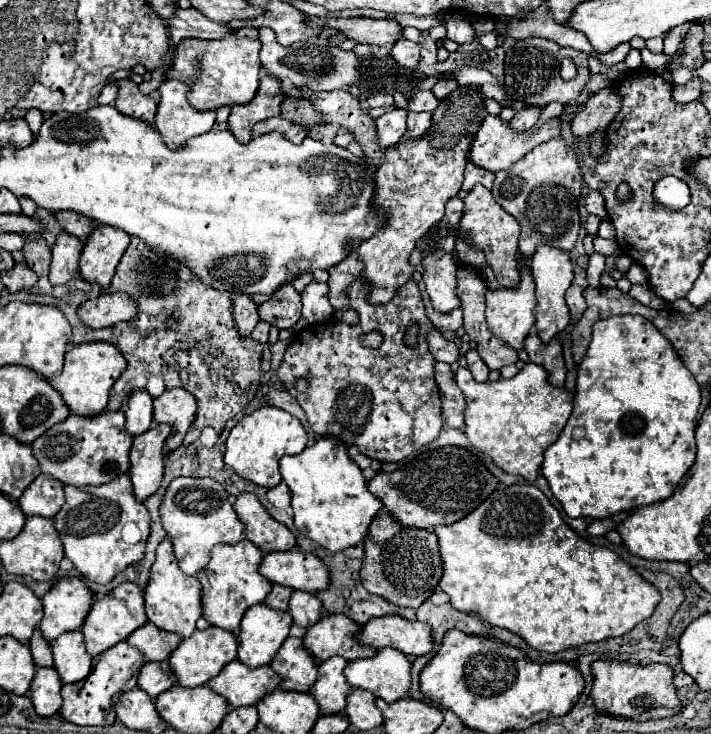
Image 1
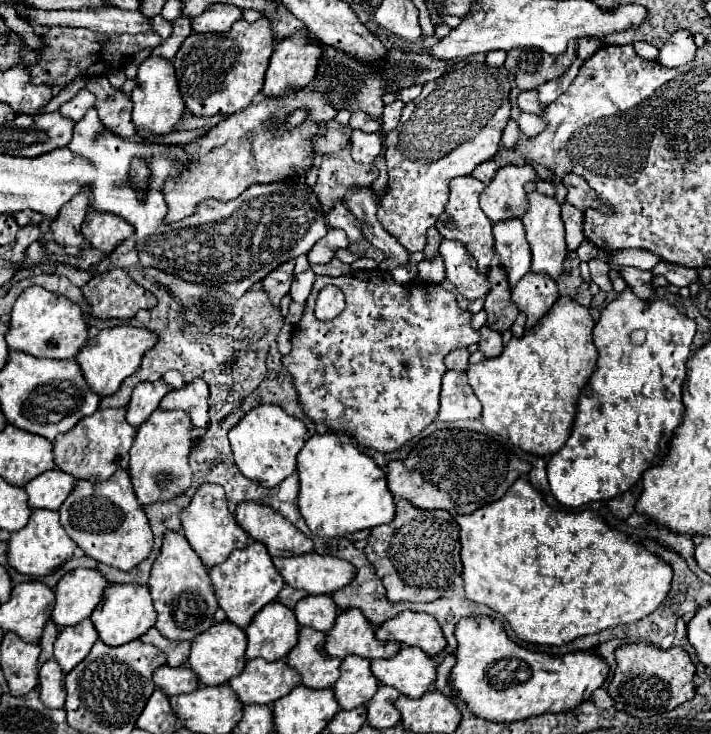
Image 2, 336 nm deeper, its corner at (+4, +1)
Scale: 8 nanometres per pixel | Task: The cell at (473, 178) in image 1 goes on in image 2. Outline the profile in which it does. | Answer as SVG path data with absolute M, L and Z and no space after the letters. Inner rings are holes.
M487 160L487 162L483 162L481 166L477 166L477 168L473 170L473 176L475 176L477 180L481 180L483 184L487 184L487 182L493 178L495 170L497 170L495 160Z

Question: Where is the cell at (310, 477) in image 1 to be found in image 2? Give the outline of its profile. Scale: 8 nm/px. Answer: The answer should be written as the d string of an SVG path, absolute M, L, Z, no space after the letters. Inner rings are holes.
M321 432L311 436L303 450L297 454L297 474L299 474L299 496L297 506L301 516L305 518L309 530L315 536L321 538L337 538L347 536L357 530L369 530L381 524L387 524L395 516L395 502L387 488L385 472L363 452L357 450L357 446L349 440L343 440L335 432Z

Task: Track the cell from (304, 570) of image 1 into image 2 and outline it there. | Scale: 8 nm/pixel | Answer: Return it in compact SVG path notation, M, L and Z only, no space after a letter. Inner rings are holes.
M307 552L291 558L273 558L275 568L283 576L285 584L313 594L333 594L347 586L355 576L355 566L335 556L321 556Z

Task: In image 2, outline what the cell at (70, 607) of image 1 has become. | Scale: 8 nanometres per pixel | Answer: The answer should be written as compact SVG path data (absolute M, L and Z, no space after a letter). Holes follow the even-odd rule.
M77 568L67 572L57 584L51 620L59 628L67 628L89 618L99 604L105 586L107 580L97 570Z

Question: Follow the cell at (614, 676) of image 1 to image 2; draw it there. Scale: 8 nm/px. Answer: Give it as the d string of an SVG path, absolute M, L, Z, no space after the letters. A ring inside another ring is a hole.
M627 644L615 650L617 670L609 684L609 694L615 700L615 708L635 718L649 718L661 712L669 712L687 702L695 694L693 676L695 666L681 648L659 650L651 644Z

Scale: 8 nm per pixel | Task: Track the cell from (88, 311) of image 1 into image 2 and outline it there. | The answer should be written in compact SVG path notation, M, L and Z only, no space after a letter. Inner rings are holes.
M125 270L93 274L81 288L93 318L133 318L139 310L149 310L157 298L135 284Z

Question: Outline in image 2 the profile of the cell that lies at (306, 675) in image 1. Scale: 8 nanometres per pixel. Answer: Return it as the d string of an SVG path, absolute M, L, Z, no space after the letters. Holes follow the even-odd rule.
M313 628L299 630L299 642L285 658L287 666L299 670L301 684L309 688L331 688L339 678L339 658L323 652L325 634Z

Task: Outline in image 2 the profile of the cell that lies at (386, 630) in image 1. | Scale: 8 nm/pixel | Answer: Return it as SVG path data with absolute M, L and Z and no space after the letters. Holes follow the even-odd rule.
M405 610L395 618L383 622L375 634L377 634L377 640L381 642L417 646L429 656L439 654L447 646L437 620L433 620L433 616L425 612L421 614L421 612Z

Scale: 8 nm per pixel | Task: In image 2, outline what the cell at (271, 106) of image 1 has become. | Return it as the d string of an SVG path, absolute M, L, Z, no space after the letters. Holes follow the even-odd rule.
M295 34L281 40L271 56L261 92L265 98L275 98L303 90L315 78L319 58L321 50L311 46L311 36L307 34Z

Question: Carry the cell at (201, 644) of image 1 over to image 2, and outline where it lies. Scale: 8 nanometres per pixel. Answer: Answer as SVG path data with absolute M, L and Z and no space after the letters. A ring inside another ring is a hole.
M225 620L219 624L213 624L209 630L199 634L191 642L191 652L189 652L189 666L191 670L199 676L199 682L205 686L219 686L229 682L233 676L241 674L245 666L245 648L247 648L247 638L245 632L235 626L233 622Z

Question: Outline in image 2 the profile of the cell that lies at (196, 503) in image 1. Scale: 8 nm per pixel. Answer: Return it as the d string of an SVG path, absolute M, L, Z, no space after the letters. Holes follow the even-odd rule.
M205 484L205 486L197 488L197 492L191 498L189 506L185 506L185 510L181 510L183 534L185 534L185 538L189 540L191 548L199 554L201 562L207 568L225 562L227 556L235 548L245 548L249 544L247 532L237 524L235 516L227 510L227 506L229 506L229 502L225 500L223 488L217 486L217 484Z

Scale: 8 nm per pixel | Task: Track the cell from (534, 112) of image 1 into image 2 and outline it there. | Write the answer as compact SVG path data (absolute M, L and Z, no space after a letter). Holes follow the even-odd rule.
M577 58L577 60L569 66L569 72L565 72L561 78L551 80L551 82L547 82L545 86L539 86L539 88L537 88L539 102L541 102L543 106L549 106L551 102L555 102L555 100L569 88L569 84L575 80L575 76L577 76L581 64L583 64L583 62Z

